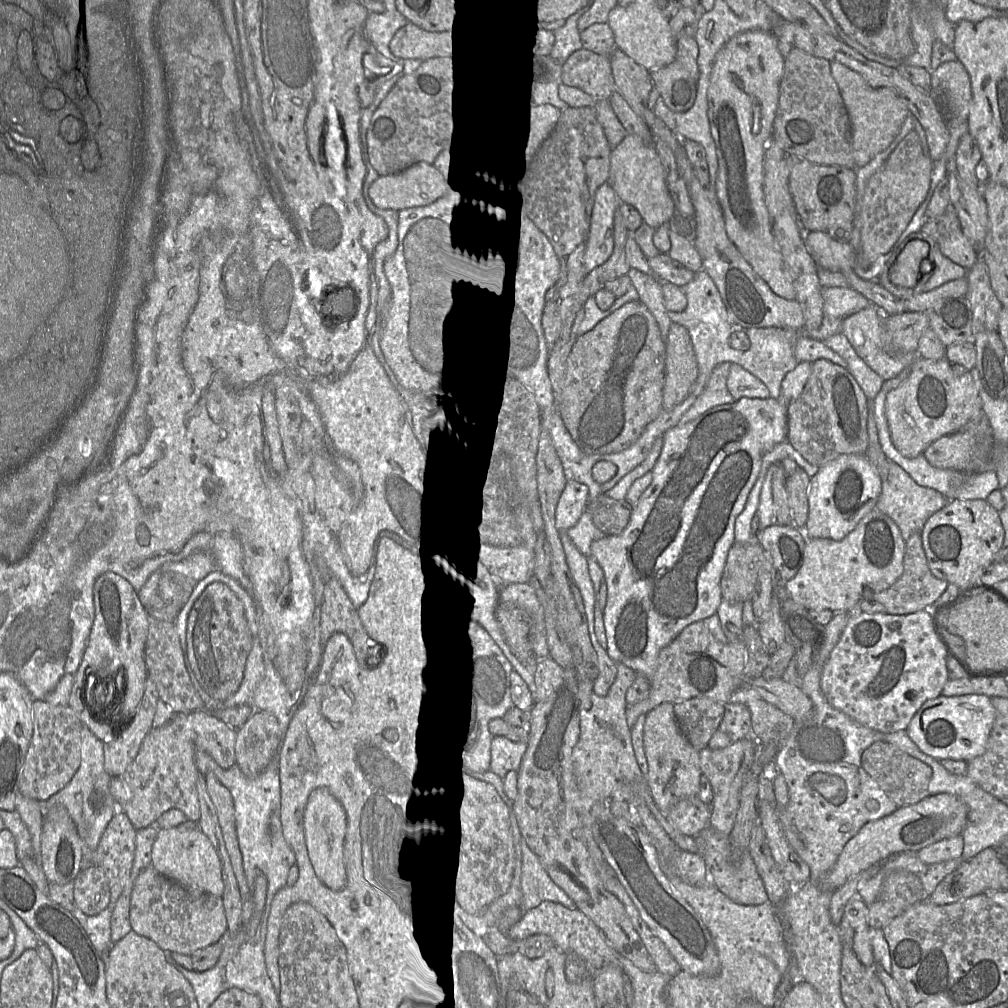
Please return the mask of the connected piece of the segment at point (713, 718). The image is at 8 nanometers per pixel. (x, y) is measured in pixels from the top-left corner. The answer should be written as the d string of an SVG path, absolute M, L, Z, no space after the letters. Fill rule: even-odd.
M696 697L673 703L680 730L699 753L719 729L725 705L705 697Z

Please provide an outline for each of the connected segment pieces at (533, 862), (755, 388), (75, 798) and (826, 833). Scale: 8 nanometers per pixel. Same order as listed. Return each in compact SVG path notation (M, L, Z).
M521 839L521 898L518 906L522 910L537 907L550 901L566 907L576 907L568 895L550 878L538 856Z
M731 364L726 384L735 400L743 397L760 399L770 397L764 383L738 364Z
M88 728L81 729L81 763L66 786L44 803L44 811L63 806L75 823L85 849L95 850L107 825L118 811L118 804L110 792L112 781L104 769L104 741L97 738Z
M849 612L834 613L831 621L825 625L825 637L819 654L800 679L800 689L812 701L813 713L809 718L794 723L791 733L774 759L778 773L783 775L788 786L788 804L783 809L778 809L772 780L763 778L763 773L760 776L759 786L759 799L767 800L776 808L787 841L809 866L811 872L809 882L816 884L834 866L846 843L866 823L890 815L898 808L861 764L864 750L875 741L883 741L885 733L868 728L831 706L821 690L823 667L851 618Z

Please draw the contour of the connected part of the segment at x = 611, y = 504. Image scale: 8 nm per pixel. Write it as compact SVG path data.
M602 493L593 499L588 496L585 512L590 513L594 525L605 535L617 535L627 526L633 506L625 499L616 500Z

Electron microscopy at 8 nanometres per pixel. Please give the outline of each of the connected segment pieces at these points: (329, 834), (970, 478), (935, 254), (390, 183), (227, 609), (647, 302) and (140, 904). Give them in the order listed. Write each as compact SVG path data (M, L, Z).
M315 789L308 797L303 823L307 851L316 876L330 890L342 890L347 882L344 863L347 816L343 806L328 789Z
M881 387L880 391L872 401L872 409L874 411L874 420L877 427L880 445L887 458L901 466L916 483L921 486L929 487L939 491L948 498L948 501L951 499L986 500L992 491L999 488L998 478L995 470L972 475L964 475L959 471L933 467L929 464L923 454L915 458L906 458L900 454L900 452L892 444L889 434L888 424L885 416L886 394L886 391Z
M930 240L928 245L927 260L932 263L932 274L923 285L922 292L929 292L947 282L966 278L968 270L945 257L934 240Z
M414 164L403 172L379 177L368 191L372 204L379 210L394 211L398 214L407 209L429 205L437 196L438 185L429 164Z
M210 584L195 601L187 620L185 663L191 680L210 710L228 708L223 702L239 688L253 638L244 605L226 584Z
M633 268L629 270L628 276L638 294L638 300L654 316L661 336L666 340L671 321L663 303L662 281L653 273L643 273Z
M153 865L143 869L134 881L130 899L130 924L135 933L152 940L164 951L186 955L216 943L227 931L222 896L194 894L160 874Z

